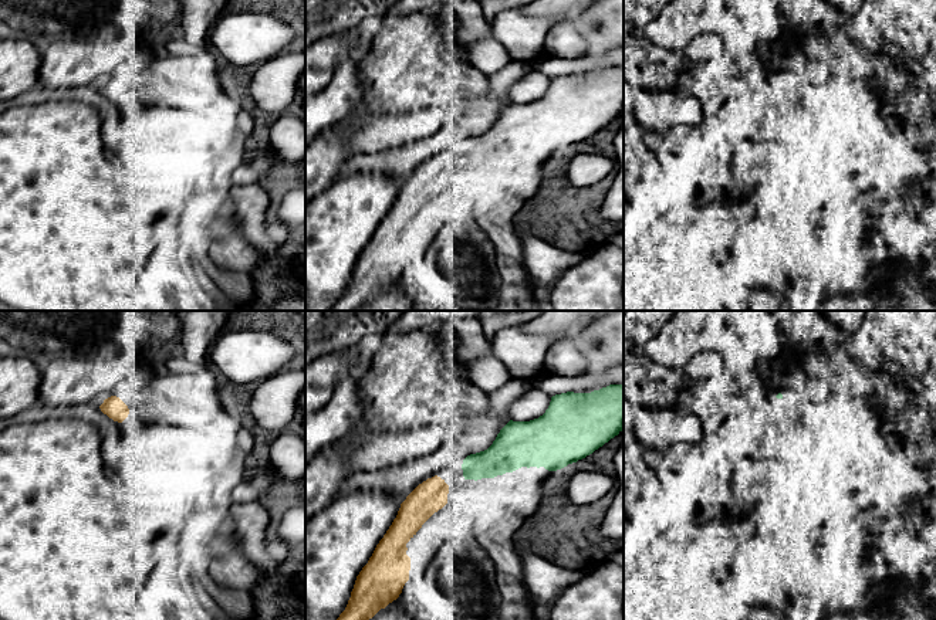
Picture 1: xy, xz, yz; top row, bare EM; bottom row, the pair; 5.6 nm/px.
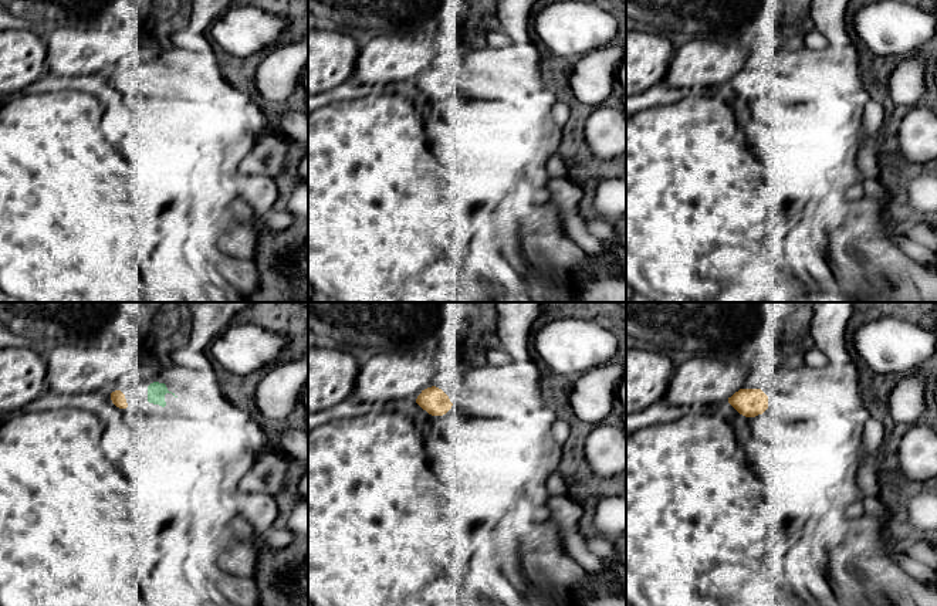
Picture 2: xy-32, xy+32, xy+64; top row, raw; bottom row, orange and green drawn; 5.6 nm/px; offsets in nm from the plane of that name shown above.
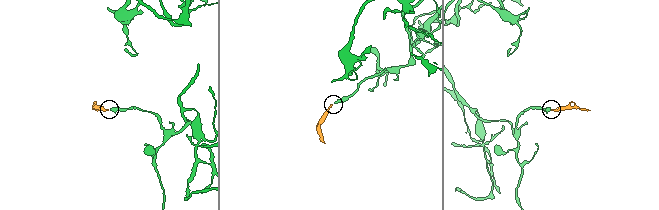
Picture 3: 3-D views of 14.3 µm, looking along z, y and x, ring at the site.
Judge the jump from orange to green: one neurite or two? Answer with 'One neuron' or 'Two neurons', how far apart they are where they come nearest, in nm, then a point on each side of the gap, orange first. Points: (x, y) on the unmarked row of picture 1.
One neuron. Distance 100 nm. Across: xz (448, 168), (465, 161)

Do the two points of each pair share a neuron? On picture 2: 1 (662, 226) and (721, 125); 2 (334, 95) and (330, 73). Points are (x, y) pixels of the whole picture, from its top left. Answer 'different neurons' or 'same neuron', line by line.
1: same neuron
2: different neurons

